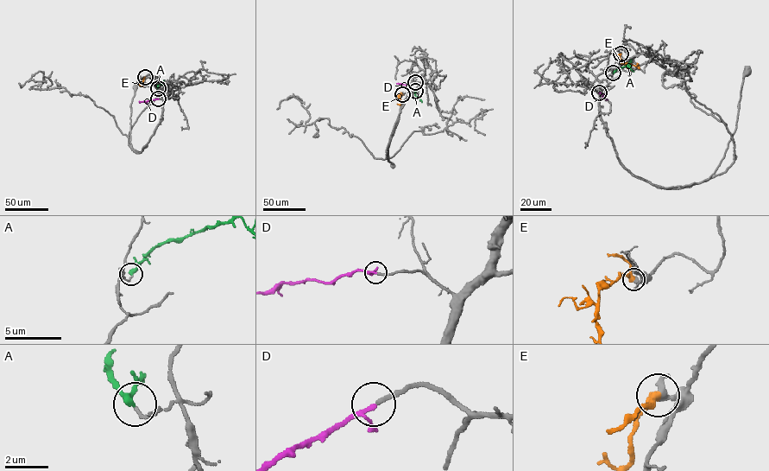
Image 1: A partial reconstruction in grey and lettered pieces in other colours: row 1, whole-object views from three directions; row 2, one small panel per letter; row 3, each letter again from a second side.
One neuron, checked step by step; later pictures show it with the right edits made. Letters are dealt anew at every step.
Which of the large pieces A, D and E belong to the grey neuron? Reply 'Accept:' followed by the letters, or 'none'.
Accept: D

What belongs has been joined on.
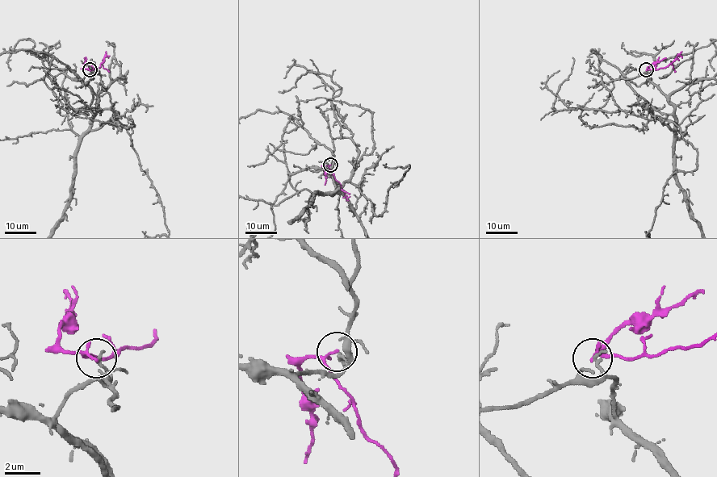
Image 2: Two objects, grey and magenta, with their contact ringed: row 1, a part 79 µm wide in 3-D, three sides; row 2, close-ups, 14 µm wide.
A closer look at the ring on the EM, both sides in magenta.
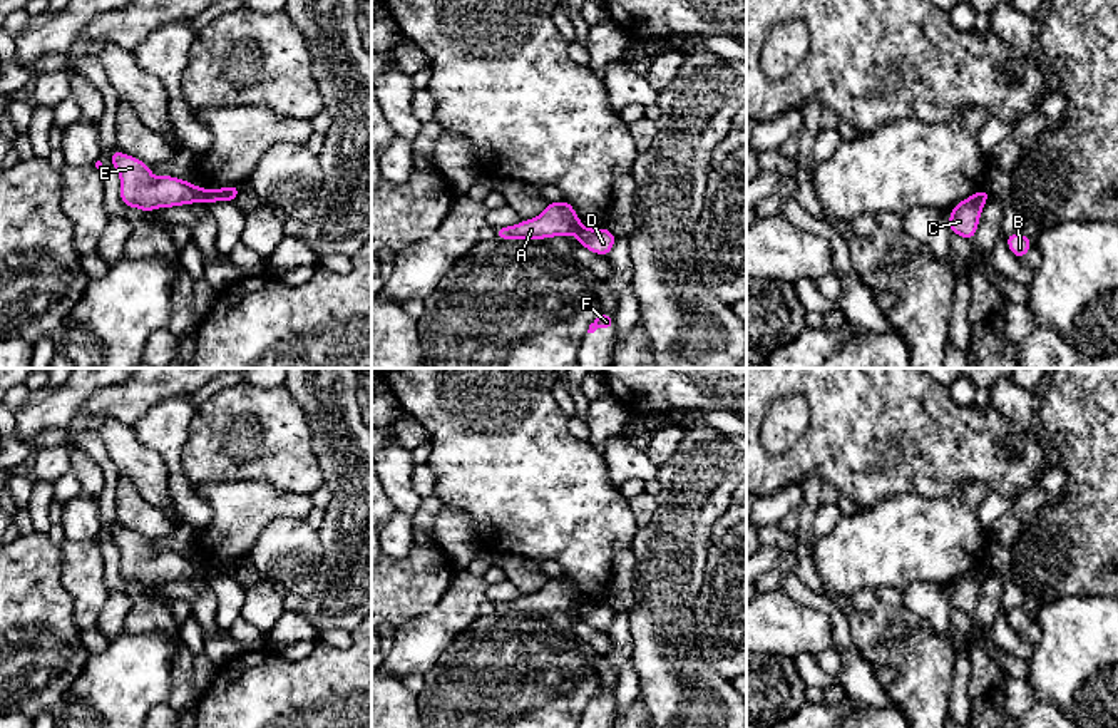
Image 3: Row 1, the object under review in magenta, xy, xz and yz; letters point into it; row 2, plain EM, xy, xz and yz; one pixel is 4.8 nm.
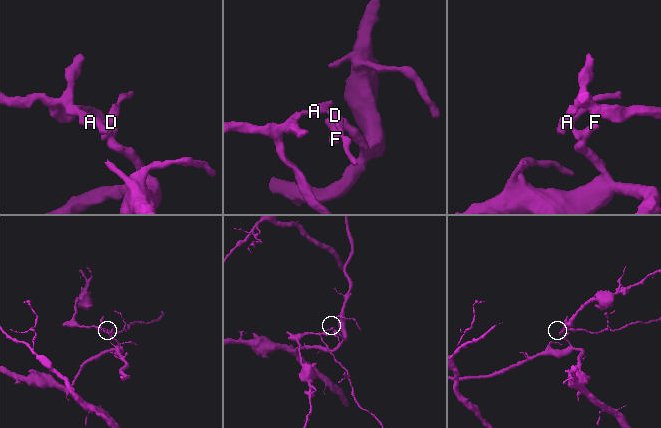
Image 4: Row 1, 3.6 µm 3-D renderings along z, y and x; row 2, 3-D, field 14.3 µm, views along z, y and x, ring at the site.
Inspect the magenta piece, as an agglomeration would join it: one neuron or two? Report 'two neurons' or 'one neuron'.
two neurons

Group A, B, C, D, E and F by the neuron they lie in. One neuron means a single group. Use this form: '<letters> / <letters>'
A C E / B D F

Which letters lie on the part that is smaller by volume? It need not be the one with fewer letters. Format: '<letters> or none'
A, C, E

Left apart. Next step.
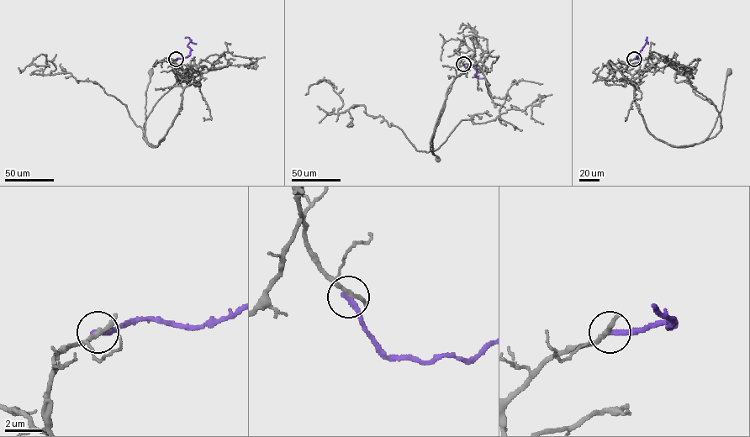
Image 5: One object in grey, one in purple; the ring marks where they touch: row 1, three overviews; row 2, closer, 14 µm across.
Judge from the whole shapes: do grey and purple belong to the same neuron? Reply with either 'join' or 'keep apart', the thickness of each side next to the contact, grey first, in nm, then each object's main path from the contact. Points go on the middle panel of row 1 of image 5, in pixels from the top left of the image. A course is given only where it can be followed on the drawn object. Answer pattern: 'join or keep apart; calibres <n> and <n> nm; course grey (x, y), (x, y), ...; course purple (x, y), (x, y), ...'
keep apart; calibres 240 and 280 nm; course grey (463, 64), (461, 59), (467, 56), (476, 62), (455, 78), (447, 90), (432, 139), (432, 152), (437, 159); course purple (463, 64), (466, 67), (477, 69), (474, 75), (477, 76), (472, 77)

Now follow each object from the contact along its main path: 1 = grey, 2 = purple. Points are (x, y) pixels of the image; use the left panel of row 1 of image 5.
1: (176, 59), (173, 64), (187, 72), (189, 81), (178, 113), (157, 146), (145, 136), (150, 72)
2: (176, 59), (190, 55), (191, 49), (187, 45), (190, 39), (185, 38)

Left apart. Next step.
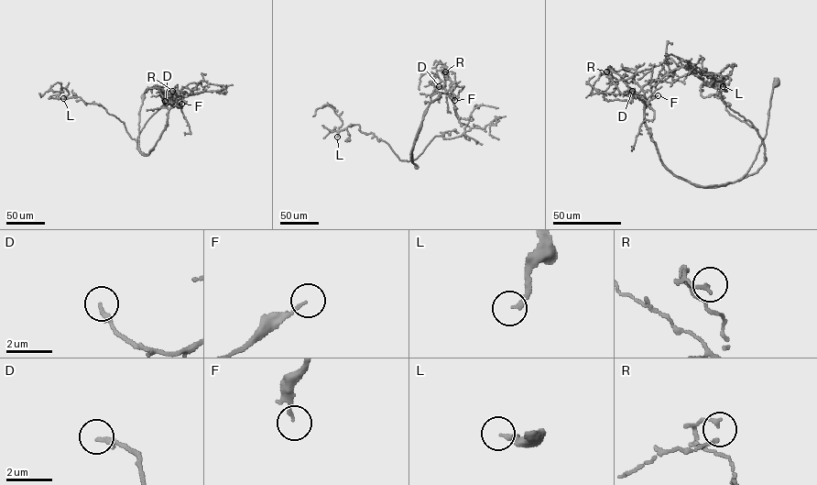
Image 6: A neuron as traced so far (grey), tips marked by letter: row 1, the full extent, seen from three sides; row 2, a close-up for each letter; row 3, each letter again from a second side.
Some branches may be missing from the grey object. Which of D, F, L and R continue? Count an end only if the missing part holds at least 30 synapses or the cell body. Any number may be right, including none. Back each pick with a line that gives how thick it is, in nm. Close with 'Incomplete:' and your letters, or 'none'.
L: 200 nm thick
Incomplete: L

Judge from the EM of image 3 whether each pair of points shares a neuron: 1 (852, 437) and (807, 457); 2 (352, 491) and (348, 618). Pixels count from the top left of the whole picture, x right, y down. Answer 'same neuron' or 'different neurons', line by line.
1: same neuron
2: same neuron

